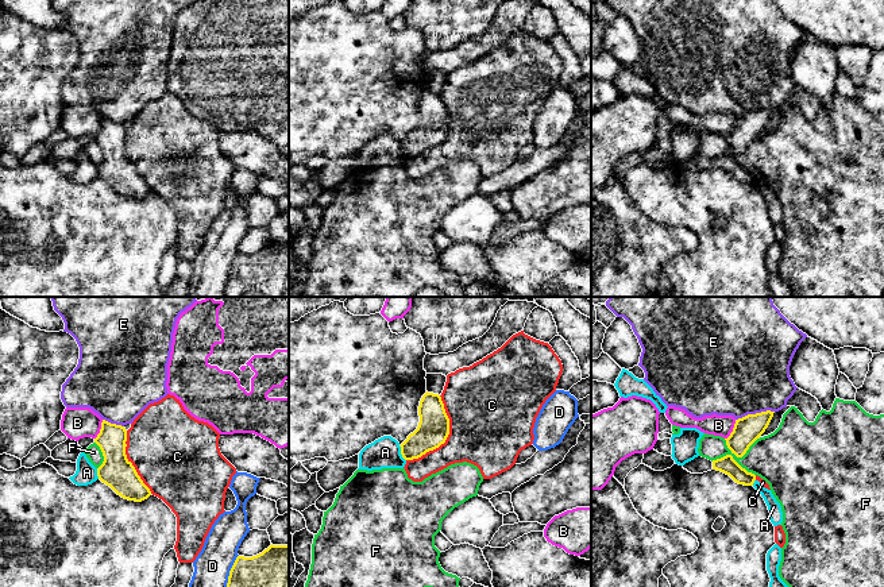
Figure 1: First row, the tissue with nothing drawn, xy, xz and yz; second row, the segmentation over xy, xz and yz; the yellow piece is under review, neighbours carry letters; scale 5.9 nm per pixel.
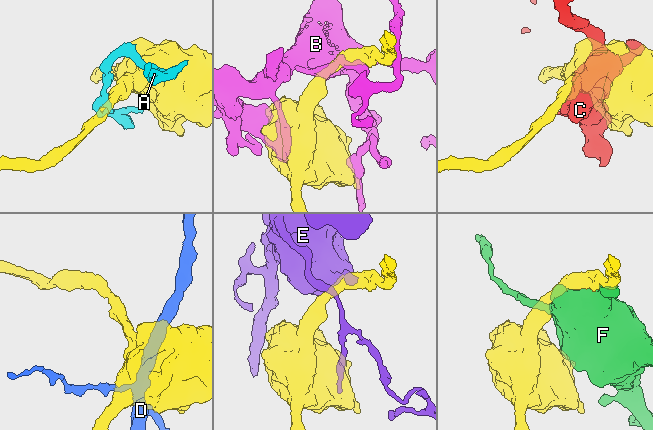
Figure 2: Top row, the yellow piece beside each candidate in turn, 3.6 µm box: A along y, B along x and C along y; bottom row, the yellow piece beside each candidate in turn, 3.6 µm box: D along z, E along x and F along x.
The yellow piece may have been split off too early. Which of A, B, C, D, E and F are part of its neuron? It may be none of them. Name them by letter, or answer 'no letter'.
no letter

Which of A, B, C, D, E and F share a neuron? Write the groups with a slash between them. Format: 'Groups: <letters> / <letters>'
Groups: A / B / C / D / E / F

